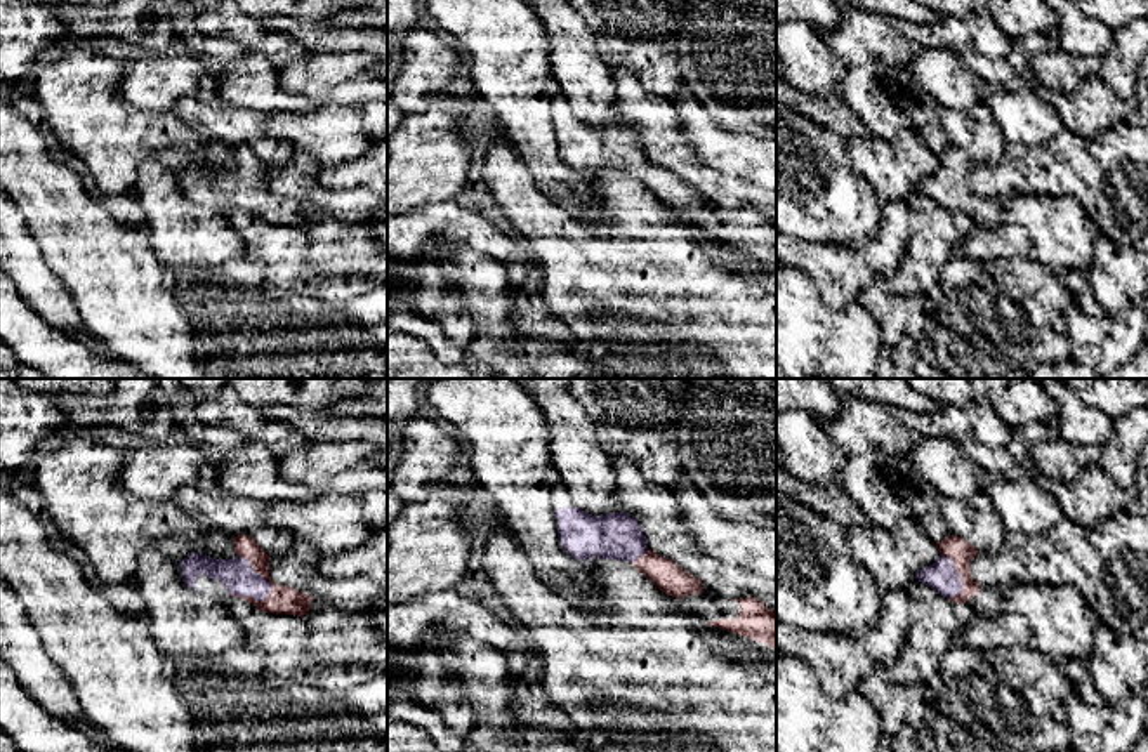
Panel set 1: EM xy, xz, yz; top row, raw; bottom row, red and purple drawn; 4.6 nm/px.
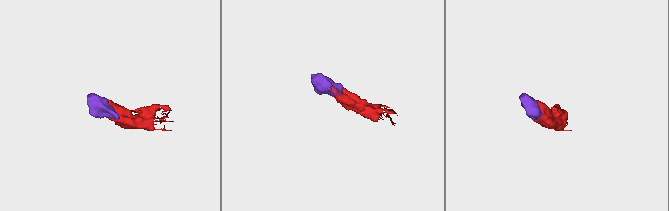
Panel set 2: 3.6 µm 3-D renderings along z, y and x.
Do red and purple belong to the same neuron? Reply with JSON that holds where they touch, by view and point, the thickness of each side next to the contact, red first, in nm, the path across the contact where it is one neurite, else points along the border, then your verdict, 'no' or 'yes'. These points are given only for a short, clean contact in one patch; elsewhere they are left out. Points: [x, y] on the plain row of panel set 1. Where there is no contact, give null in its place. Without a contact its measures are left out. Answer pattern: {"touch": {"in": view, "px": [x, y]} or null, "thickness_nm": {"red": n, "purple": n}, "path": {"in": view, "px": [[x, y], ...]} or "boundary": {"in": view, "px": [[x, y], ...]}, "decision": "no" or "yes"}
{"touch": {"in": "xy", "px": [261, 186]}, "thickness_nm": {"red": 130, "purple": 160}, "path": {"in": "xy", "px": [[282, 211], [261, 186], [237, 186]]}, "decision": "yes"}

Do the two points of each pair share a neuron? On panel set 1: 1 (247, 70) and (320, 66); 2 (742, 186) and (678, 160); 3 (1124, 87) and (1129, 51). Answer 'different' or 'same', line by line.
1: different
2: same
3: same

